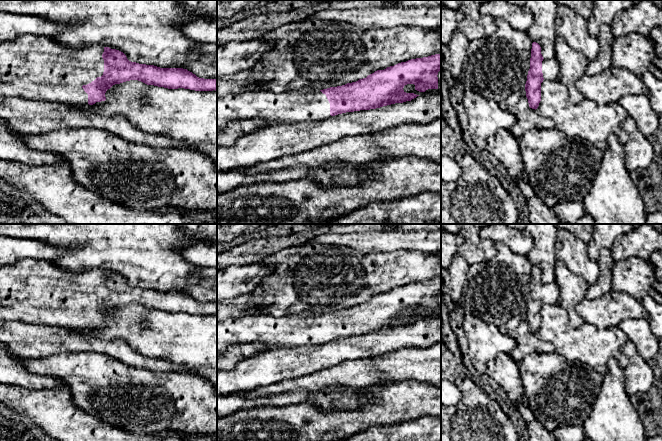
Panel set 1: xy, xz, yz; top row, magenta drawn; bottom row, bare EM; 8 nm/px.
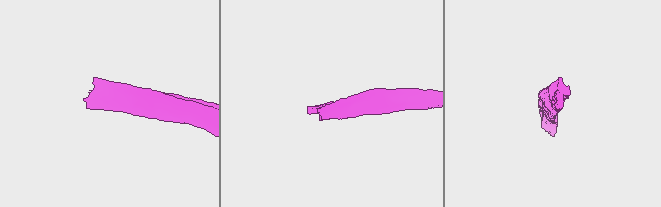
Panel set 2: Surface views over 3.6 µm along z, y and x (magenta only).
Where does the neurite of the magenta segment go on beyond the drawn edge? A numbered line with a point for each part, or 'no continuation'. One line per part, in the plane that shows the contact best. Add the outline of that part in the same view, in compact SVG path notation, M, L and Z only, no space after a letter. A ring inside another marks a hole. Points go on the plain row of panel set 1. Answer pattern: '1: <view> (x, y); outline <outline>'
1: xy (34, 291); outline M29 258L0 265L0 319L87 329L88 318L82 310L103 299L103 276L102 269L87 269L75 274L52 261Z

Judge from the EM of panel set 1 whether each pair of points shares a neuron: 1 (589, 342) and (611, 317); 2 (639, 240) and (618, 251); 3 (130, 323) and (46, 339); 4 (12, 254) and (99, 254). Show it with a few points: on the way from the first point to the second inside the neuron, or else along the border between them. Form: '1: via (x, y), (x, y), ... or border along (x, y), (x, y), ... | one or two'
1: border along (584, 322), (590, 323), (597, 328), (617, 326) | two
2: via (634, 243), (623, 248) | one
3: border along (77, 330), (88, 335), (100, 336), (104, 340) | two
4: border along (42, 241), (57, 248), (64, 248), (67, 251) | two

